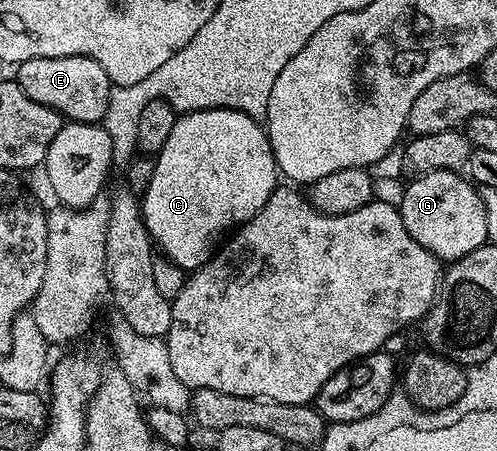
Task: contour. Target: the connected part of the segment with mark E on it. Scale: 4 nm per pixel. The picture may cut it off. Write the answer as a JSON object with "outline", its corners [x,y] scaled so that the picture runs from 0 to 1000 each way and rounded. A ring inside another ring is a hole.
{"outline":[[[133,124],[131,129],[66,129],[36,144],[34,184],[66,226],[99,235],[121,257],[153,275],[199,275],[219,235],[225,182],[219,164],[187,129]]]}

